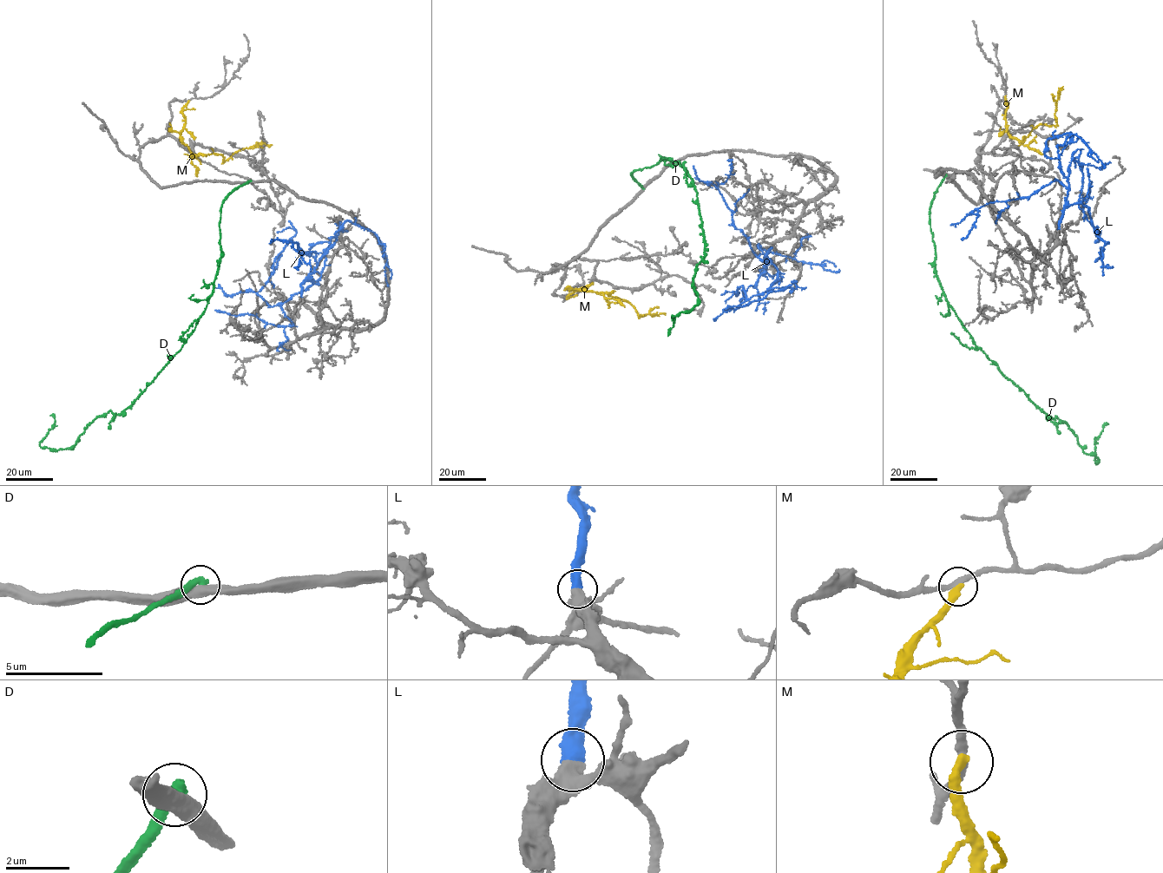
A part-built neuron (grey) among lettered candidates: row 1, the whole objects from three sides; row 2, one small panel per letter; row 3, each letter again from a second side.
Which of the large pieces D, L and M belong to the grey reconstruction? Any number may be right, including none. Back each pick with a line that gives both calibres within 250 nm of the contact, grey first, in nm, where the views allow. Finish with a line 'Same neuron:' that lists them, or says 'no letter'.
L: 420/550 nm
Same neuron: L

